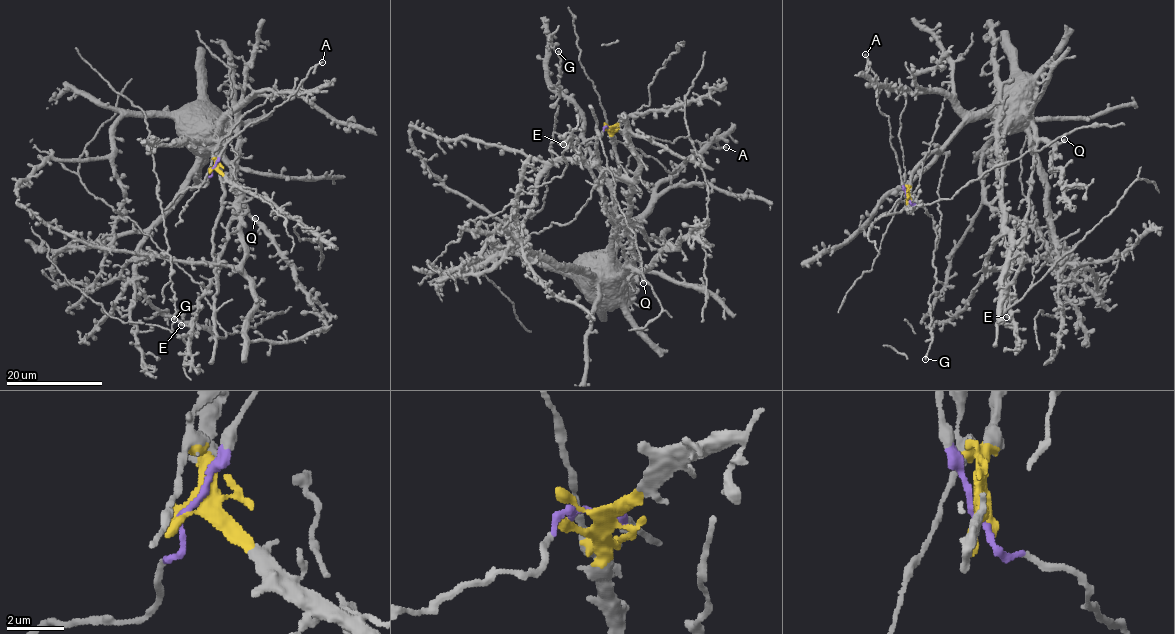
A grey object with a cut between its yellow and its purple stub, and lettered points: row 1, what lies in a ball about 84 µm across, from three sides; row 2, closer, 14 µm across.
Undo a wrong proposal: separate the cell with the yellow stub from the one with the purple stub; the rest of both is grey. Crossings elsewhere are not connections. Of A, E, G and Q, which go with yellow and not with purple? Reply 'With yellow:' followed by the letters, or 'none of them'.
With yellow: E, Q

